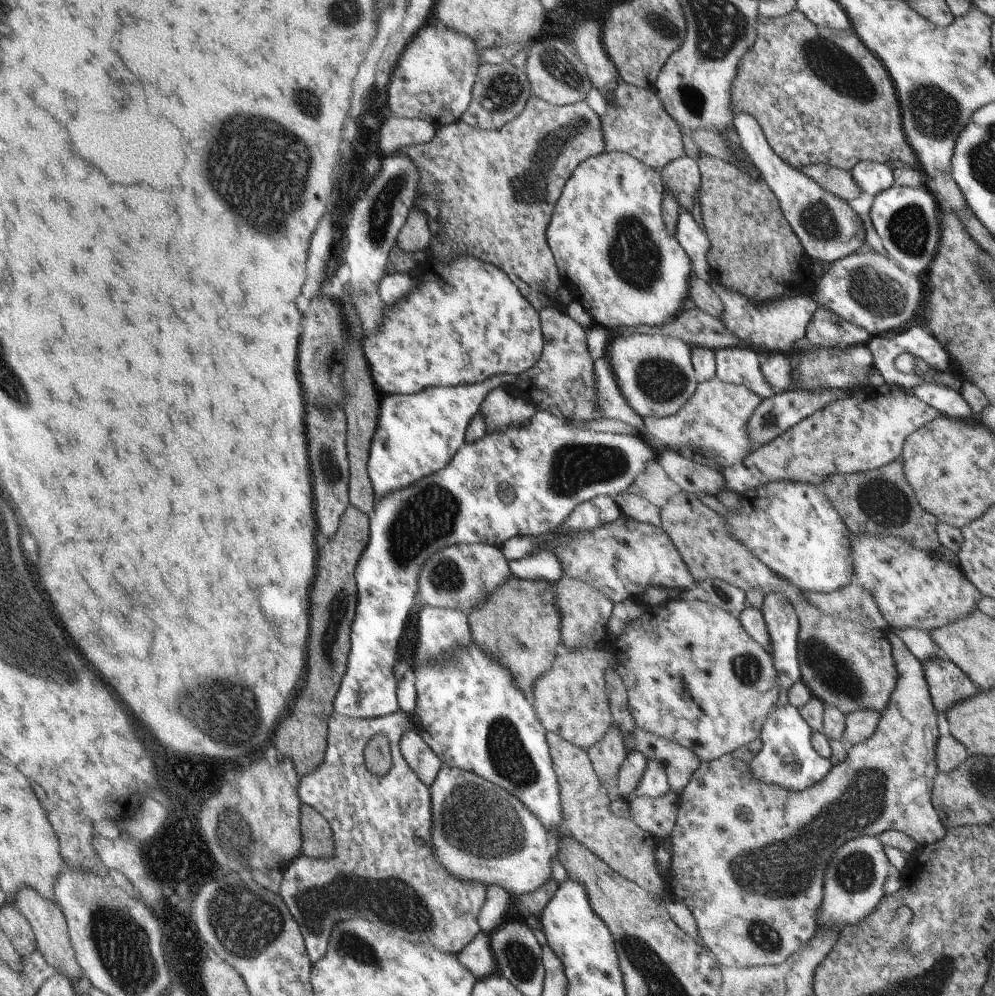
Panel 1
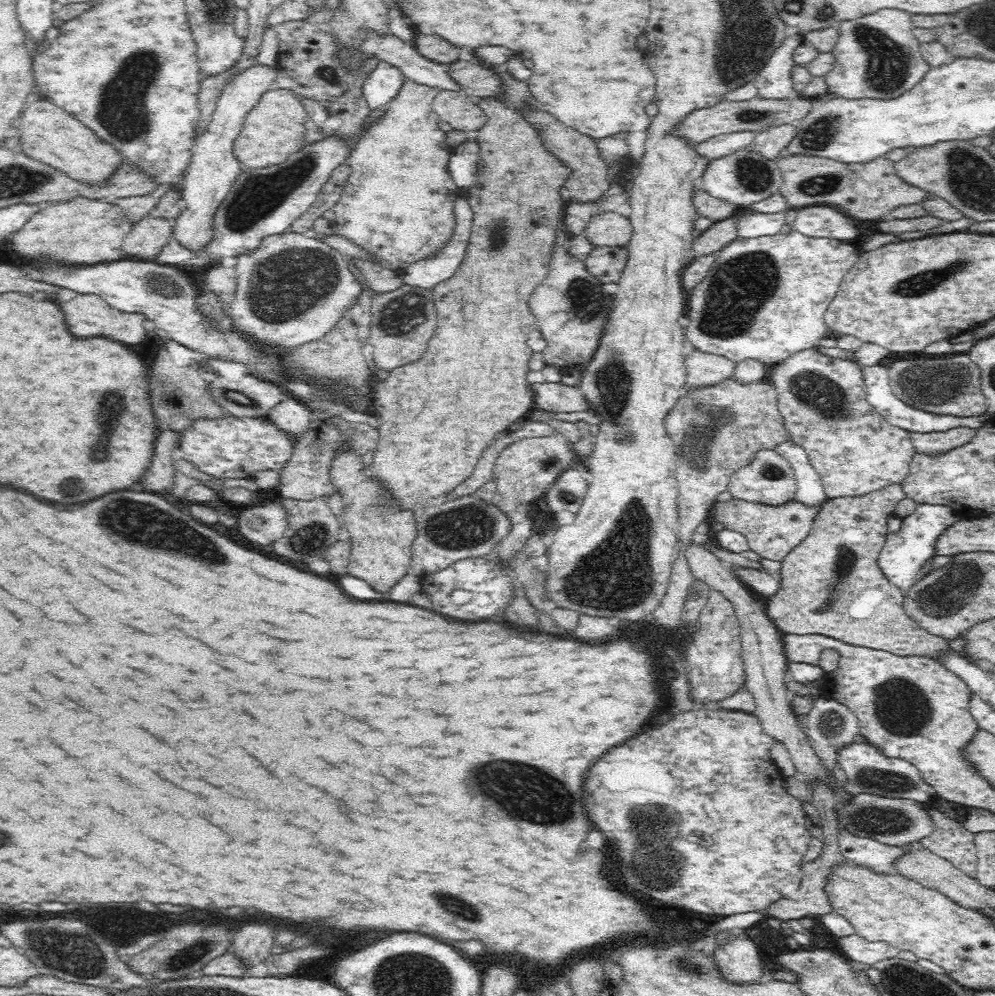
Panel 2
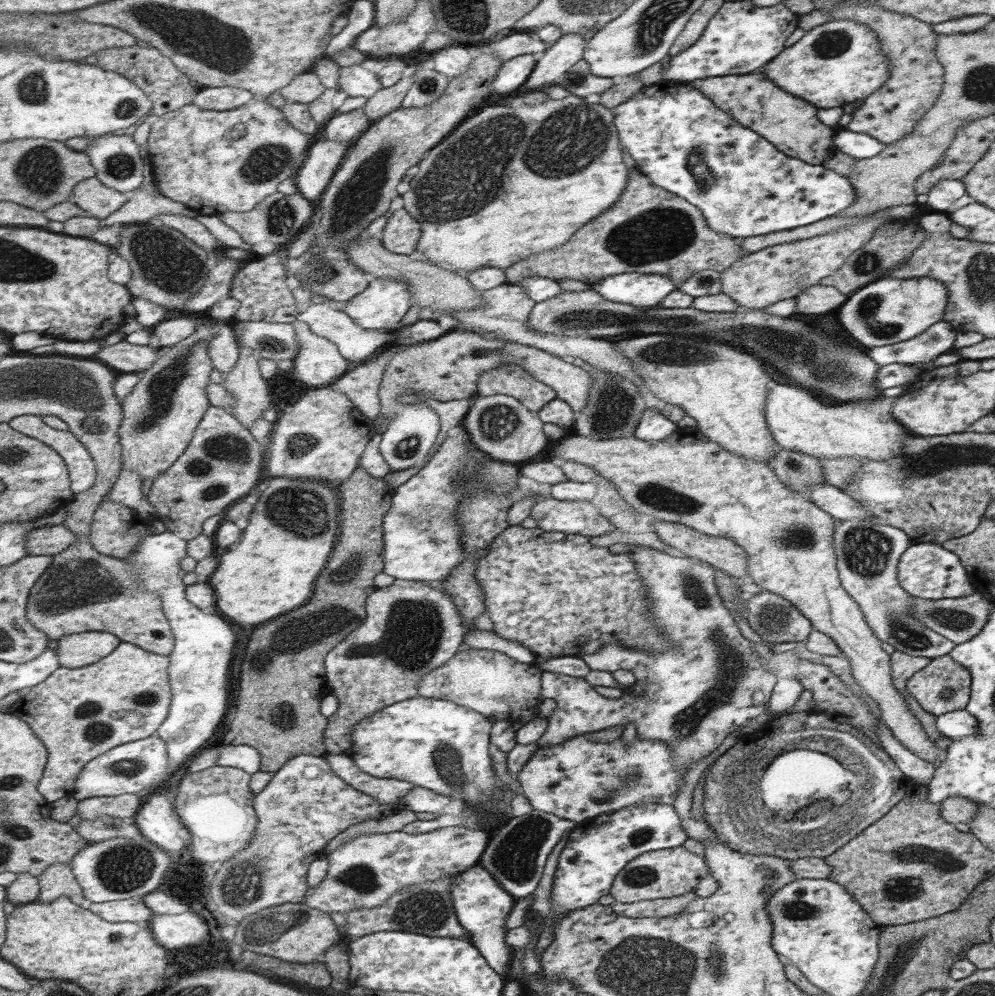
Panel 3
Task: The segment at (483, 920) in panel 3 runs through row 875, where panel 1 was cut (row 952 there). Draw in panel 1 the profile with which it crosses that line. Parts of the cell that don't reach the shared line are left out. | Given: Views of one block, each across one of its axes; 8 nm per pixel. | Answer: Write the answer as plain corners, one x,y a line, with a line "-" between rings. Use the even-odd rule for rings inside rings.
482,930
482,934
477,934
472,943
456,954
477,980
490,978
492,974
498,973
492,942
491,934

